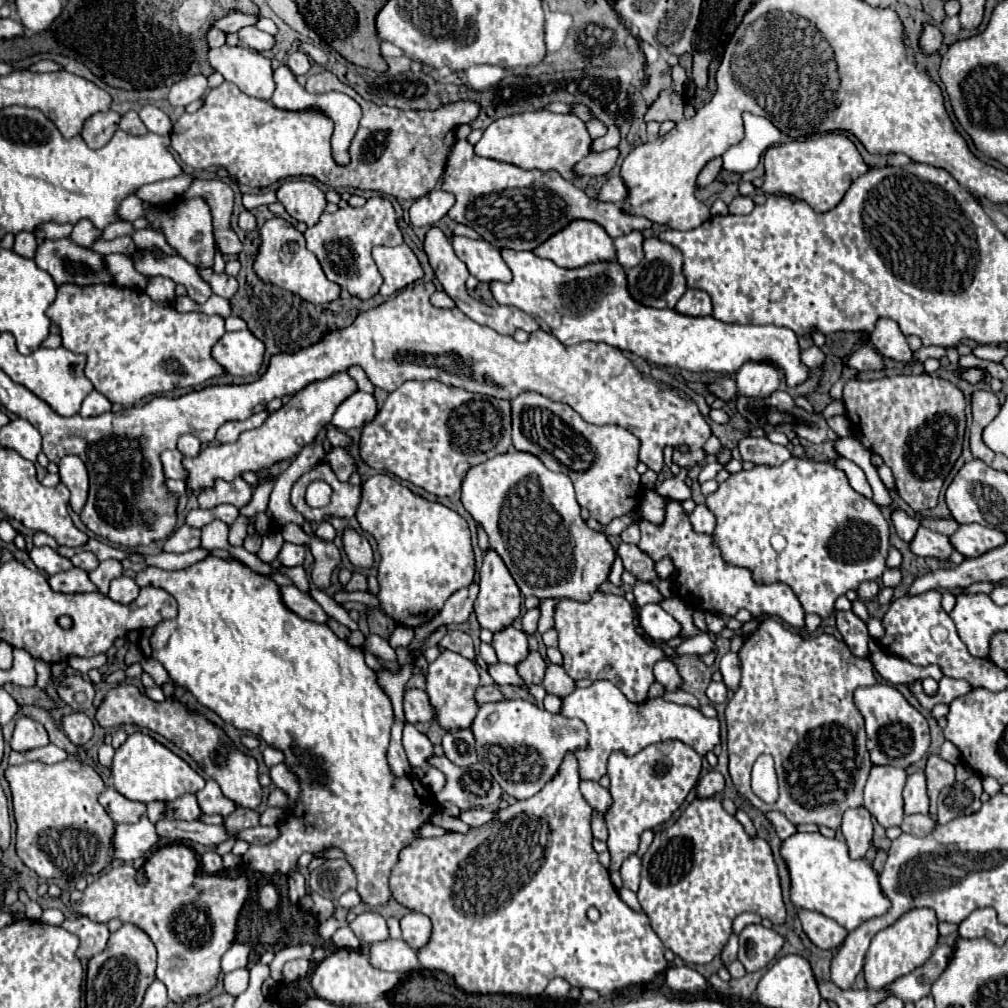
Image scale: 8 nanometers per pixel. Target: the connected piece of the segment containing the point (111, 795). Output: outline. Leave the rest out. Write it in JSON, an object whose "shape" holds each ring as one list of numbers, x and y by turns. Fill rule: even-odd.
{"shape":[[107,787,99,795,99,803,105,807,105,811,117,823,137,823,145,811,145,803,131,801,131,799,123,797,121,793,117,793,113,787]]}

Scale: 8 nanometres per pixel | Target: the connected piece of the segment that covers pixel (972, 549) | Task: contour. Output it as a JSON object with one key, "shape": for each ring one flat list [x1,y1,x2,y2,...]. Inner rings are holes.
{"shape":[[977,523,959,525,959,529,953,535,949,535,949,543,953,545,953,549,963,553,965,557,983,555,983,551,991,551,991,547,999,547,999,543,1005,541,1005,533]]}

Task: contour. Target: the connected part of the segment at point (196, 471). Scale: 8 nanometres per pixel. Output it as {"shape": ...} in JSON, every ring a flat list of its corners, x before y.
{"shape":[[347,371,335,373,329,379,307,385,303,391,299,391,295,397,291,397,279,411,271,413,269,419,261,427,245,431,243,435,239,435,239,439,235,443,209,445,195,459,185,459,183,465,189,471,187,487,193,491,201,491,203,487,211,487,211,483,215,479,233,481,235,477,239,477,245,471,267,469,281,459,295,457,305,445,315,441,317,433,323,431,323,427,331,421,335,409,355,391,357,391,357,383,355,383,355,379,351,379,347,375]]}

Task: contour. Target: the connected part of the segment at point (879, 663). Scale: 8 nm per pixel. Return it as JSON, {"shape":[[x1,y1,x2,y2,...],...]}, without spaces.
{"shape":[[885,651,873,653,869,659,871,659,873,667,877,669,877,673,885,681,889,681,893,685,899,685,899,683,905,683,907,685,907,683,913,683,913,681,923,679,923,675,933,677,935,681,939,681,943,677,941,667,937,667,937,665,919,667,919,665,913,665,913,663,909,663,905,659,899,659,895,655,891,655,891,653,885,653]]}

